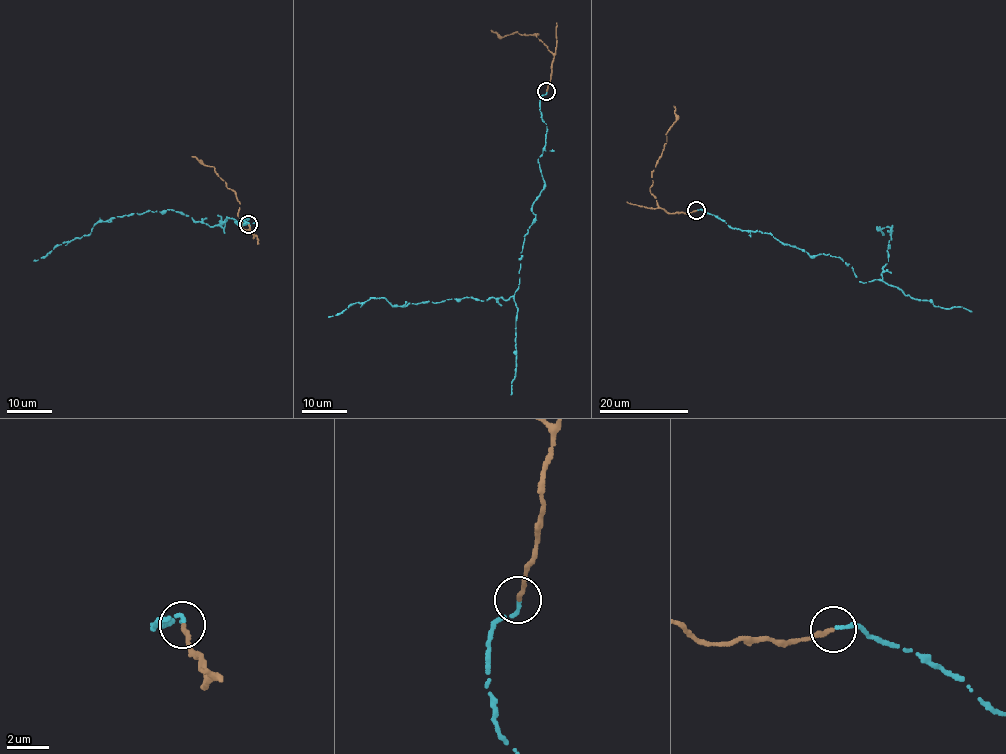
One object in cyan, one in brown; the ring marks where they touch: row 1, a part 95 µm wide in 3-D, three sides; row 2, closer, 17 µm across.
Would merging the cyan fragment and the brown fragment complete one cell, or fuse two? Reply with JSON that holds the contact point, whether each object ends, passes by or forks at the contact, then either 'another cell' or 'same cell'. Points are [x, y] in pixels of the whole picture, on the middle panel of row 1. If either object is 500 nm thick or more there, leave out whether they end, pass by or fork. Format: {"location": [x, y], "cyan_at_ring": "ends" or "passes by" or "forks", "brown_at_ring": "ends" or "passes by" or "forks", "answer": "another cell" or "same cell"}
{"location": [546, 91], "cyan_at_ring": "ends", "brown_at_ring": "ends", "answer": "same cell"}

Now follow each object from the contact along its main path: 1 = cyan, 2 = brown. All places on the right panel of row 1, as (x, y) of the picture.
1: (697, 210), (808, 255), (839, 257), (859, 282), (882, 279), (891, 228), (877, 227), (884, 234)
2: (697, 210), (669, 213), (660, 207), (650, 192), (652, 170), (667, 142), (666, 133), (676, 119), (674, 105)

